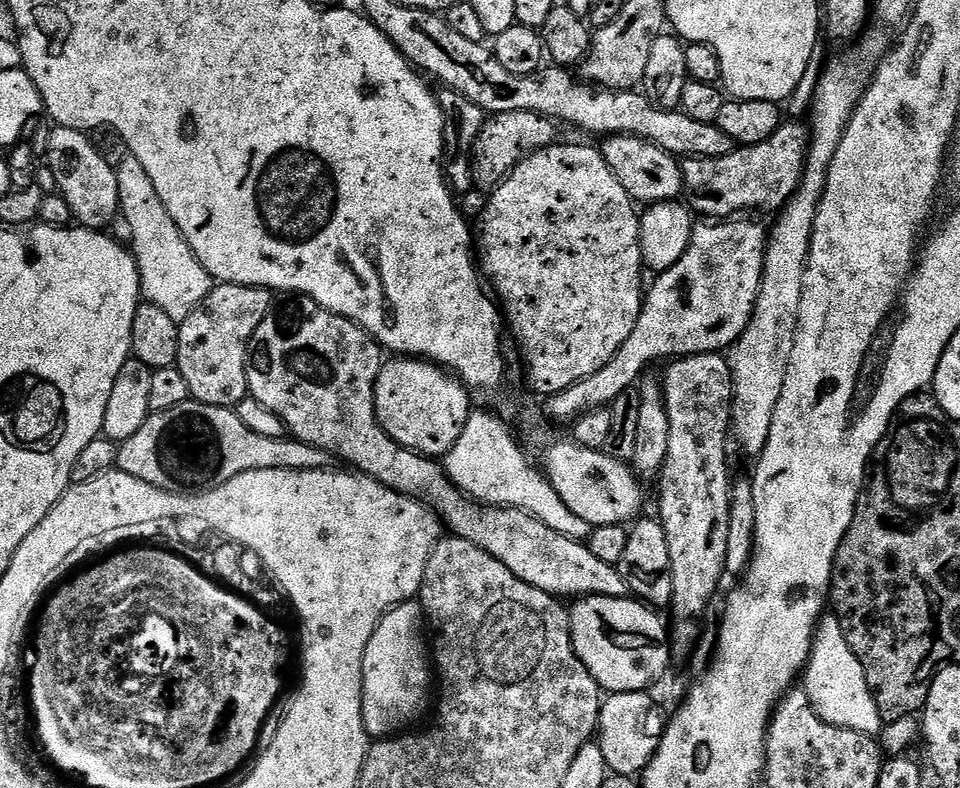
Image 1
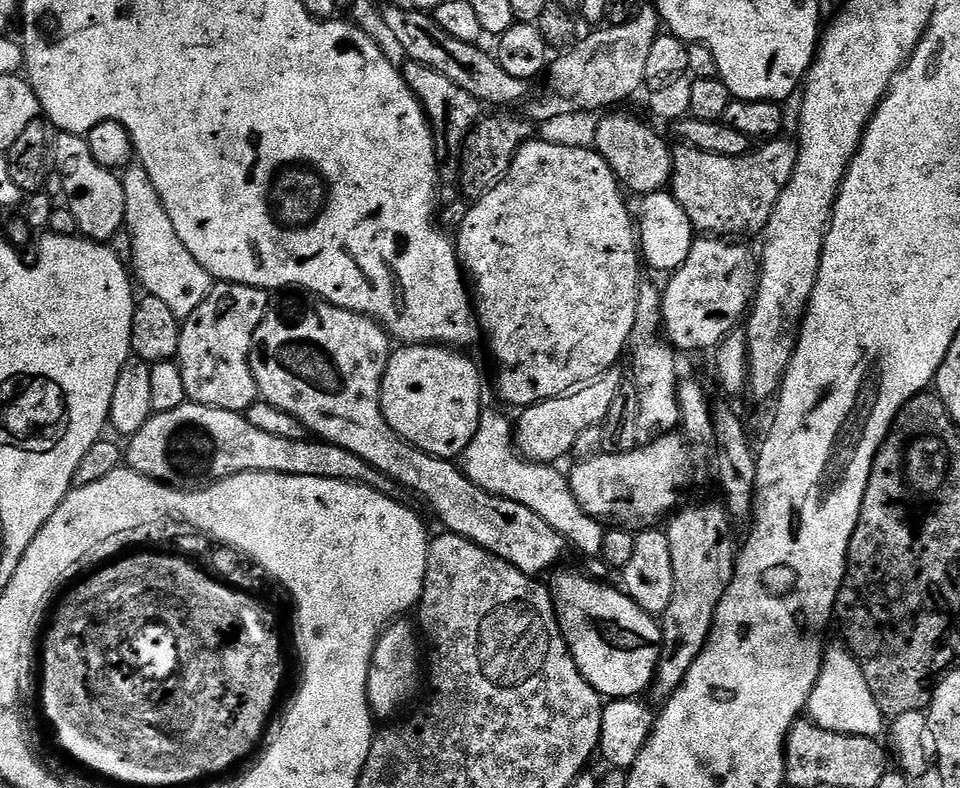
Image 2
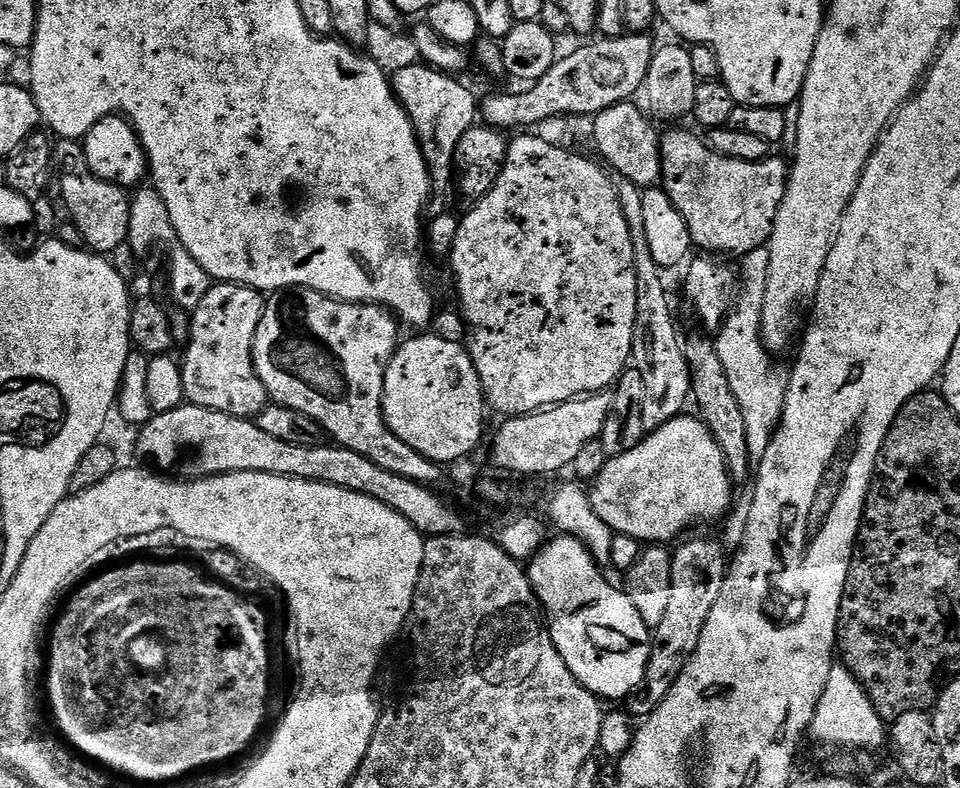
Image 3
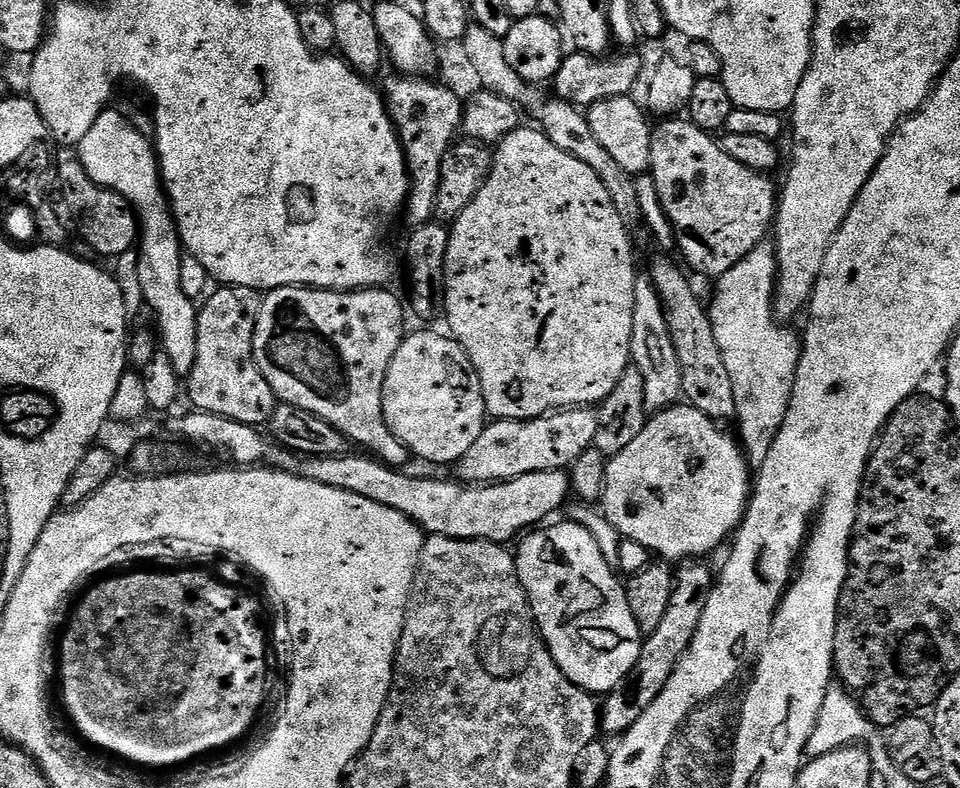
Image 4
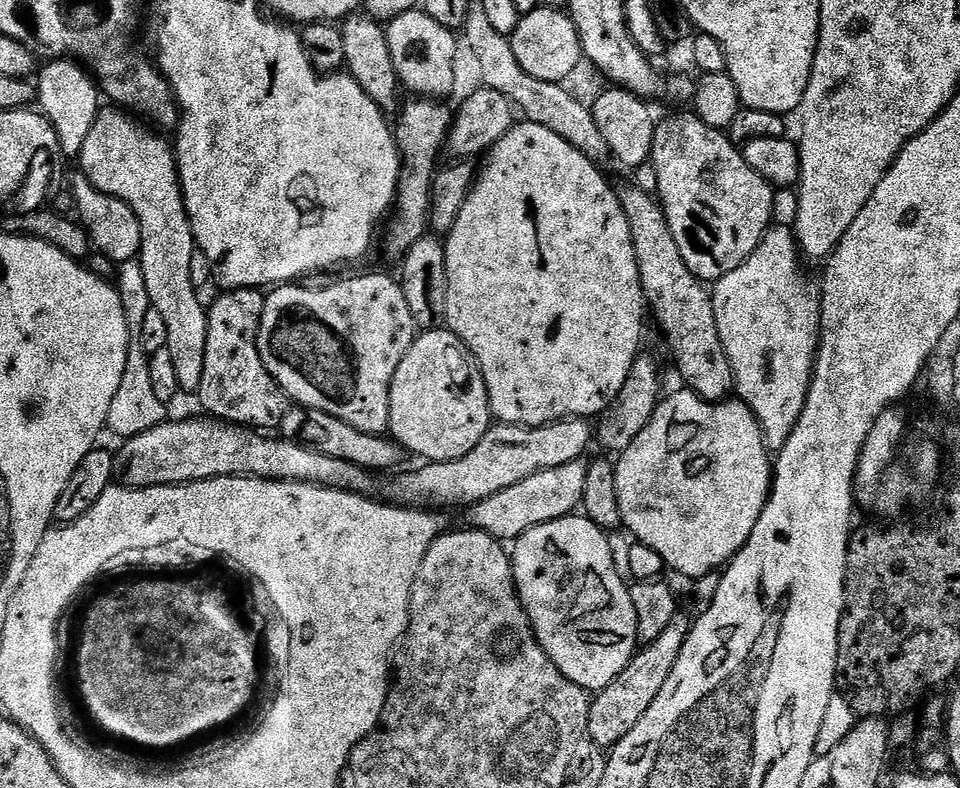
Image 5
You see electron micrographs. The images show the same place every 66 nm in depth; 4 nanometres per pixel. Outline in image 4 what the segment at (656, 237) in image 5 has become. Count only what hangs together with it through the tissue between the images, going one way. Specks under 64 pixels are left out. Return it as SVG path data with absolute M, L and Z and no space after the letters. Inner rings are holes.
M656 260L650 268L650 275L652 284L660 295L666 325L669 326L678 362L681 363L683 399L693 408L702 410L702 414L706 414L711 420L731 421L736 415L734 386L730 382L730 373L726 371L726 362L722 362L722 350L718 350L718 342L714 339L714 326L708 316L708 308L705 301L703 304L699 294L692 289L692 284L688 281L689 273L677 264L672 260Z

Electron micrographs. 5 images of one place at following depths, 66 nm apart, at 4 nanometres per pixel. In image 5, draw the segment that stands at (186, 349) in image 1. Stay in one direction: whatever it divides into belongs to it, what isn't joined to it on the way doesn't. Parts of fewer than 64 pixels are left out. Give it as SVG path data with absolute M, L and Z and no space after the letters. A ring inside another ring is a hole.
M233 288L223 291L208 308L206 366L198 399L209 417L249 430L279 429L290 401L278 382L266 370L256 345L264 313L263 291L255 288Z

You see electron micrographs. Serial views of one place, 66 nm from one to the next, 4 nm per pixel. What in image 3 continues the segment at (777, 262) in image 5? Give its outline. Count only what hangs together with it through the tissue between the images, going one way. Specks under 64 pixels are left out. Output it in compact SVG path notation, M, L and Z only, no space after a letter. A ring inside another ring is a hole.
M767 247L755 248L743 257L741 264L744 265L738 268L738 291L728 315L715 333L714 347L718 362L722 362L726 382L734 392L738 410L742 410L742 419L746 422L748 457L758 462L762 454L766 454L766 446L770 446L772 435L780 425L788 389L788 372L772 361L775 359L760 338L760 296L765 290L766 270L769 266Z

